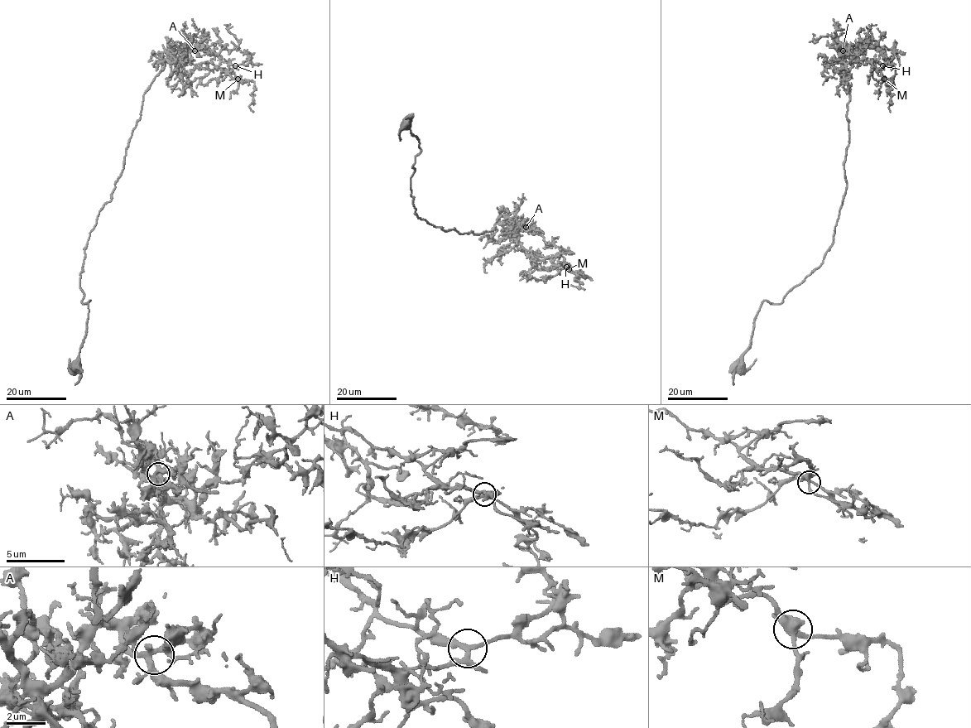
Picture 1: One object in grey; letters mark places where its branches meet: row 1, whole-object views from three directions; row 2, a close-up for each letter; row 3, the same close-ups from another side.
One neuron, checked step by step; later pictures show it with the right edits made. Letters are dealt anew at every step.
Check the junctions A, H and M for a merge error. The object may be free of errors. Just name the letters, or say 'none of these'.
none of these

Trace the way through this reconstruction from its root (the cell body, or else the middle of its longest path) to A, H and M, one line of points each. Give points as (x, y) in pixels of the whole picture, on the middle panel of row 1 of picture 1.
A: (406, 123), (420, 149), (410, 178), (418, 218), (459, 233), (480, 234), (496, 224), (526, 227)
H: (406, 123), (420, 149), (410, 178), (418, 218), (459, 233), (480, 234), (500, 224), (524, 248), (566, 267)
M: (406, 123), (420, 149), (410, 178), (418, 218), (459, 233), (480, 234), (500, 224), (524, 248), (569, 269)

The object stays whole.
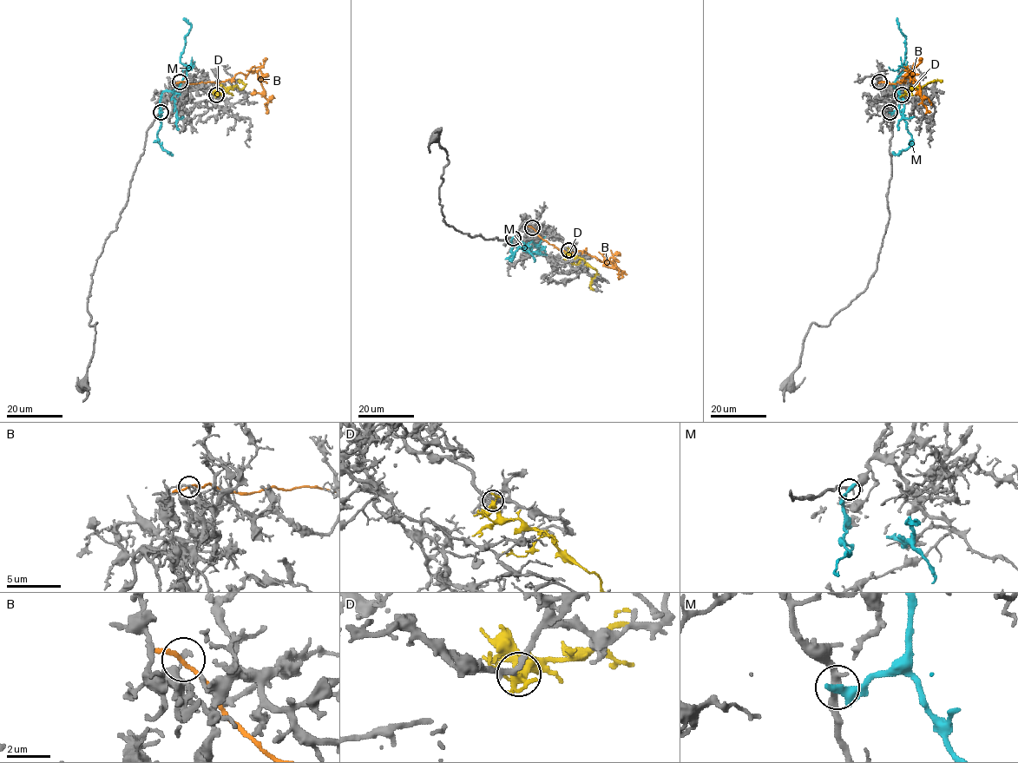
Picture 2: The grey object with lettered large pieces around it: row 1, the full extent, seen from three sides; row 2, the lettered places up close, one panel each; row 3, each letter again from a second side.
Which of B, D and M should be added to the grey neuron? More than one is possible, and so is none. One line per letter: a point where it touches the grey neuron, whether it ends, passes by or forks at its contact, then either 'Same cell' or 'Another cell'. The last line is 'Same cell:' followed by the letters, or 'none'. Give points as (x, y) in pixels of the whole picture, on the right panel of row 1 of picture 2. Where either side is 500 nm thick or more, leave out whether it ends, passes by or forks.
B: Touches grey at (879, 82). It passes by. Another cell
D: Touches grey at (902, 95). It passes by. Same cell
M: Touches grey at (889, 112). It ends there. Another cell
Same cell: D

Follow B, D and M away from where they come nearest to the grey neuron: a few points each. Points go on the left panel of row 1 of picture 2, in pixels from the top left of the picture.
B: (180, 82), (219, 83), (239, 72), (246, 75), (256, 72), (267, 101), (266, 110)
D: (216, 95), (233, 87), (240, 89), (245, 87), (239, 81), (241, 80)
M: (160, 112), (160, 95), (165, 91), (174, 91), (186, 74), (187, 65), (180, 58), (191, 25), (184, 17)

